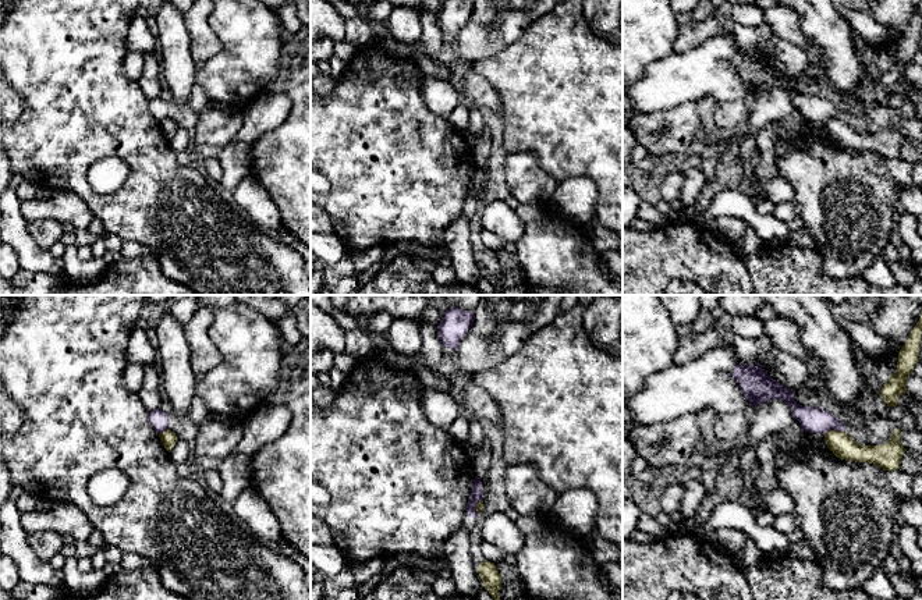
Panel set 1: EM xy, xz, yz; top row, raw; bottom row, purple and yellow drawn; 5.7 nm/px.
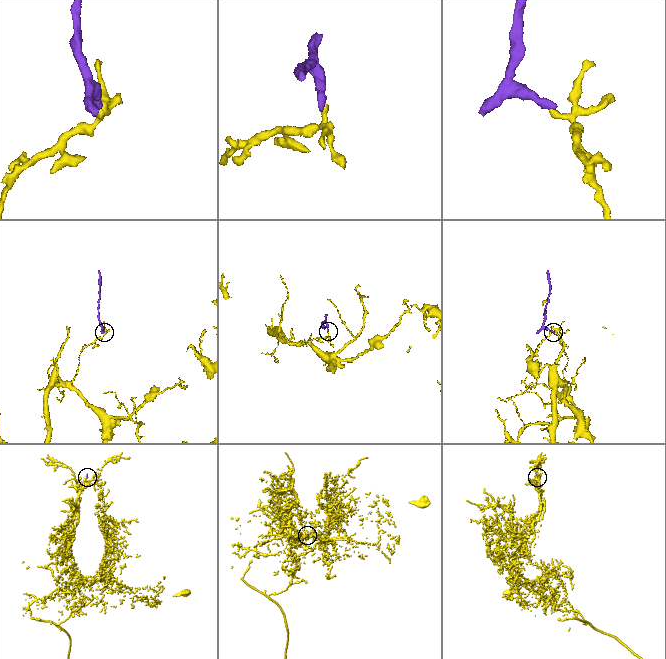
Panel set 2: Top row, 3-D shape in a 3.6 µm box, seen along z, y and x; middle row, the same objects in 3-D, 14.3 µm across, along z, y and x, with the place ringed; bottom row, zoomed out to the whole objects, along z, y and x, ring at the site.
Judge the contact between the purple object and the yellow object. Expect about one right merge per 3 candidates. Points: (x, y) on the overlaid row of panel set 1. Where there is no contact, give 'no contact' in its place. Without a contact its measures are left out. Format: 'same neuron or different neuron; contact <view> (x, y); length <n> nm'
different neuron; contact yz (833, 429); length 120 nm

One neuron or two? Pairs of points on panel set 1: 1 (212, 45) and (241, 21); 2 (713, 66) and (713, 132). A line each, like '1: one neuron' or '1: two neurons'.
1: two neurons
2: two neurons

